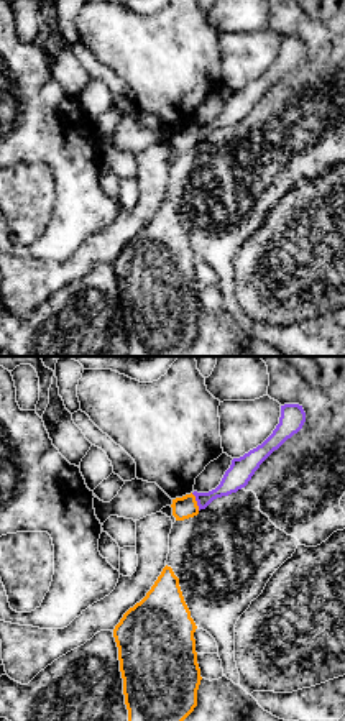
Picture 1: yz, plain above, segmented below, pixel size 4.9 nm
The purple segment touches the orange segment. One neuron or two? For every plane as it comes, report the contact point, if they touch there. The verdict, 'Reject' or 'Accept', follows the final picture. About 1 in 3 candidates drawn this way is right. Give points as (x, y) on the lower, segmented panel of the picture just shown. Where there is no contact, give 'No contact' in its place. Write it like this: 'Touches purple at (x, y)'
Touches purple at (196, 500)

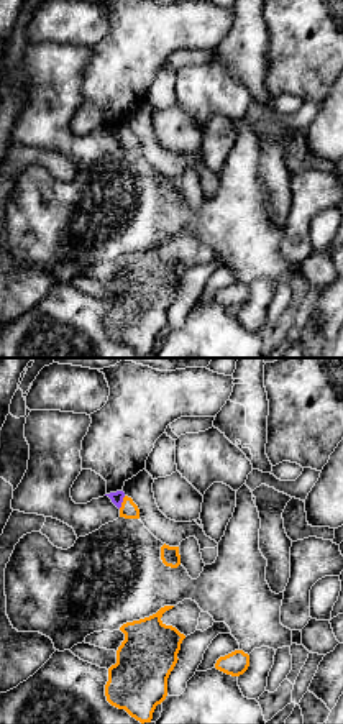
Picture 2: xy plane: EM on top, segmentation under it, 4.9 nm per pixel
Touches purple at (122, 501)

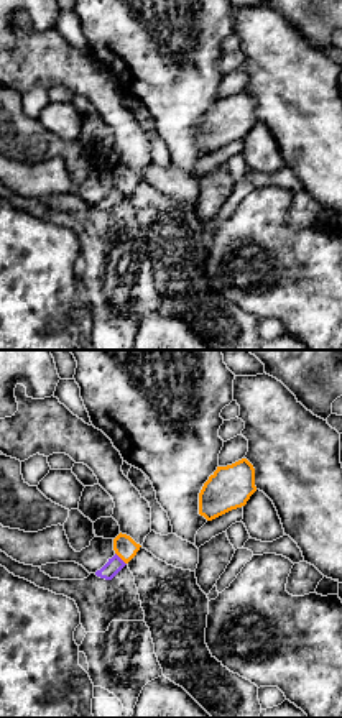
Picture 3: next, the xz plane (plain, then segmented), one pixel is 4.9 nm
Touches purple at (120, 559)

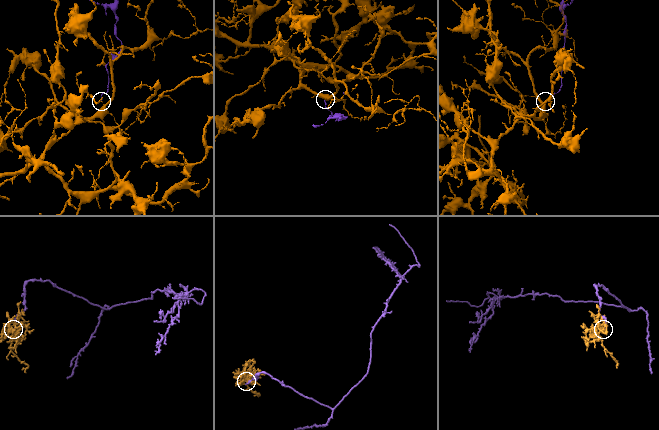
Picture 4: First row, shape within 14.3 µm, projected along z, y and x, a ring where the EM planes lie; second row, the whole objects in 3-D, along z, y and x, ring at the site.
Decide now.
Reject

